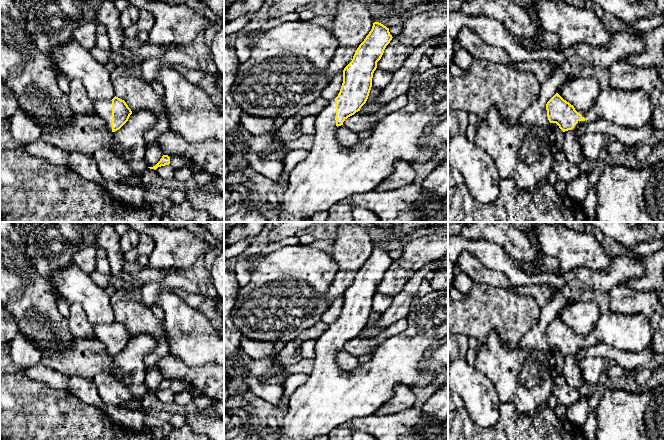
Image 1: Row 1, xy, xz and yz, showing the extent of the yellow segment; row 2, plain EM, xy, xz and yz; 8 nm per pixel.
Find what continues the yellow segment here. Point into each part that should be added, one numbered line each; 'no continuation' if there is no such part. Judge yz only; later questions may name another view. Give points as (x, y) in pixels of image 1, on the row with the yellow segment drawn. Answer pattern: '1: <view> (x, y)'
1: yz (633, 109)

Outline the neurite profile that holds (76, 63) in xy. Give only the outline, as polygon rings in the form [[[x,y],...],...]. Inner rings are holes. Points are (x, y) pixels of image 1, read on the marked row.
[[[75,39],[52,47],[51,52],[63,74],[70,80],[79,80],[92,100],[112,100],[115,97],[110,72]]]

